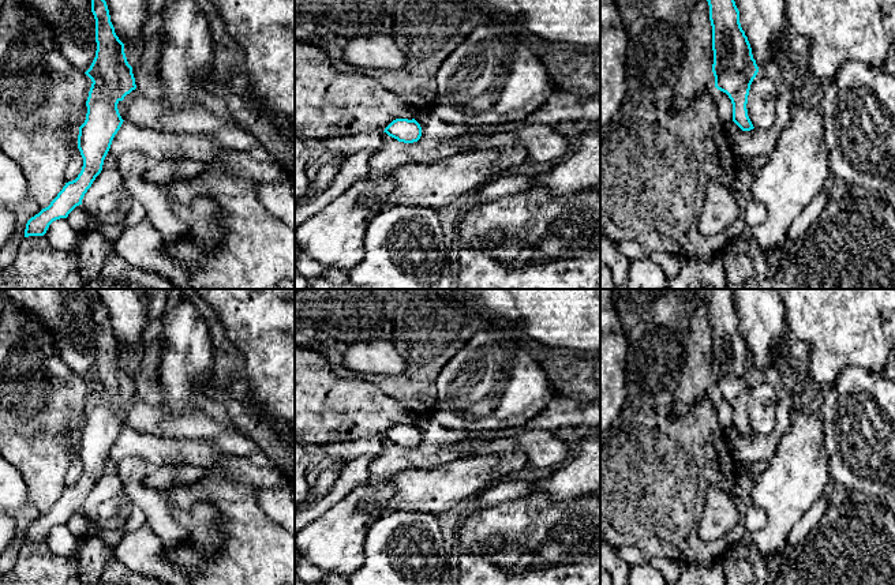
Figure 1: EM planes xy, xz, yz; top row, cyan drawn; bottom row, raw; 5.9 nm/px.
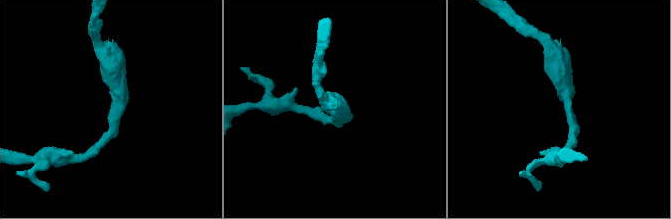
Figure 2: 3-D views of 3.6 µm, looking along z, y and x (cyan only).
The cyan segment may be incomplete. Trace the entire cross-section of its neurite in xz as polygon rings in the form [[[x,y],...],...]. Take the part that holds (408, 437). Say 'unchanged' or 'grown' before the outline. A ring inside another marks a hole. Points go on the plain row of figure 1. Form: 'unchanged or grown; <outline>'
unchanged; [[[396,424],[385,434],[383,438],[398,447],[413,449],[422,442],[422,432],[415,424]]]

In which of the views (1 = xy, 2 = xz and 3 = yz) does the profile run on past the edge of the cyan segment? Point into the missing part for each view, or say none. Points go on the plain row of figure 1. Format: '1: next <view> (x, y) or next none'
1: next none
2: next none
3: next none

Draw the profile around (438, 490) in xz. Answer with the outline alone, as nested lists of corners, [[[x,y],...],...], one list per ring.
[[[510,451],[458,457],[432,469],[408,468],[387,480],[394,488],[387,511],[438,515],[525,466],[527,457]]]

